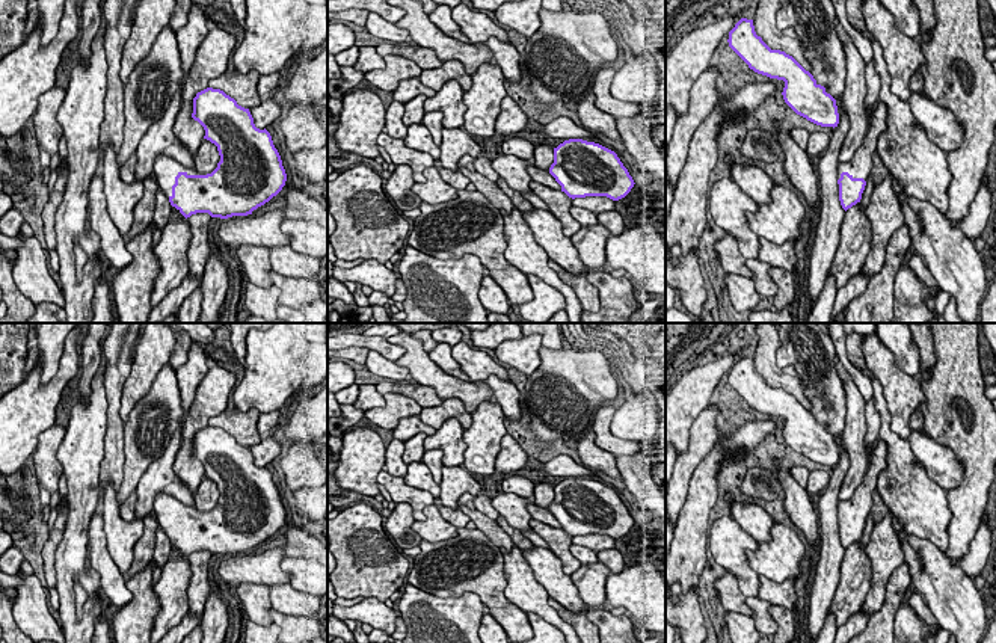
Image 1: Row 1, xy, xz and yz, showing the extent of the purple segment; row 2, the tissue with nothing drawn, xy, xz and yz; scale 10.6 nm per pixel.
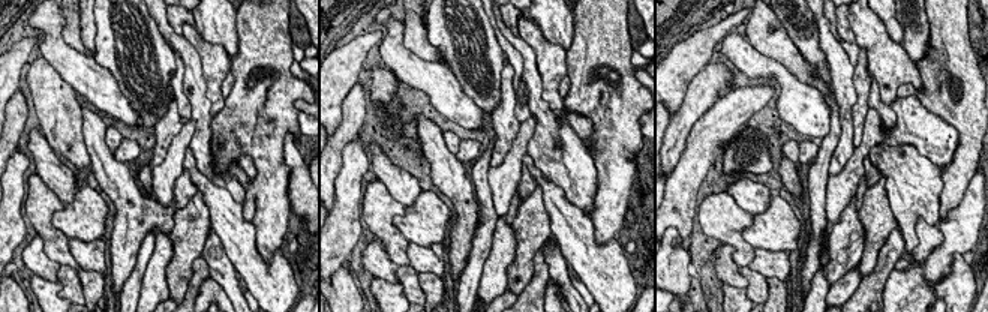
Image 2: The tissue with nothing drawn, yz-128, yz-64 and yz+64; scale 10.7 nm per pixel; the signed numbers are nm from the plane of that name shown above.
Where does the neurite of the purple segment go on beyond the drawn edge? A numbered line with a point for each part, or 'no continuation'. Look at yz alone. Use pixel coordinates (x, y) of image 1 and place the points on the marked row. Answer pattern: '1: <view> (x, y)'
1: yz (859, 166)

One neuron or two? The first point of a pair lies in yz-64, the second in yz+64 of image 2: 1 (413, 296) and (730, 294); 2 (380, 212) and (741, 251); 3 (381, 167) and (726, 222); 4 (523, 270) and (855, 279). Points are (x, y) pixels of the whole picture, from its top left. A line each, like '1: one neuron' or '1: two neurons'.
1: two neurons
2: one neuron
3: two neurons
4: two neurons

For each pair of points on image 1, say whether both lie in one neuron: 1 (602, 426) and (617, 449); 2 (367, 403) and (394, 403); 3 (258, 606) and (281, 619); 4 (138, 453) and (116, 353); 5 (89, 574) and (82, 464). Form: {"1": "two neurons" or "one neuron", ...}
{"1": "one neuron", "2": "two neurons", "3": "two neurons", "4": "two neurons", "5": "one neuron"}

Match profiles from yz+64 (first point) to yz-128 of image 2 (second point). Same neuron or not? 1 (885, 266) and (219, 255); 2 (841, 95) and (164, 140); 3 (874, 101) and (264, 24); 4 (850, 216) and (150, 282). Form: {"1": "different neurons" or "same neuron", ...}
{"1": "different neurons", "2": "same neuron", "3": "different neurons", "4": "same neuron"}

